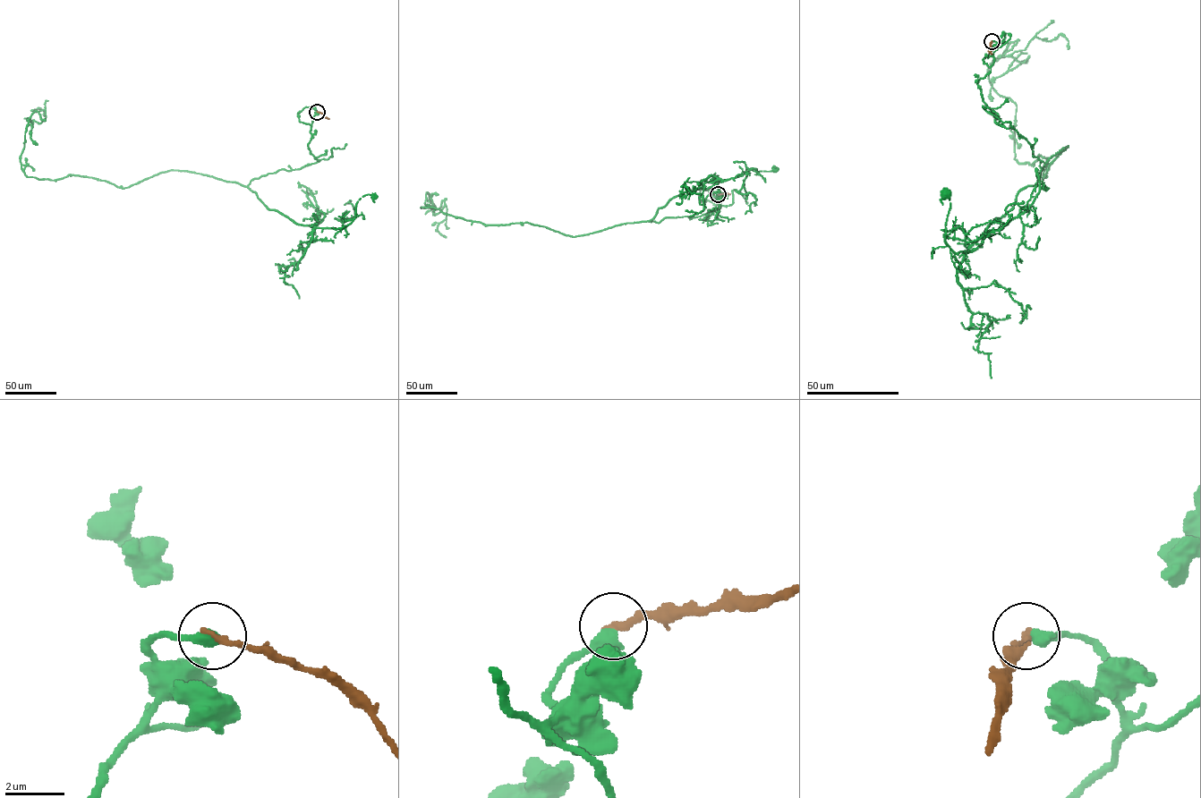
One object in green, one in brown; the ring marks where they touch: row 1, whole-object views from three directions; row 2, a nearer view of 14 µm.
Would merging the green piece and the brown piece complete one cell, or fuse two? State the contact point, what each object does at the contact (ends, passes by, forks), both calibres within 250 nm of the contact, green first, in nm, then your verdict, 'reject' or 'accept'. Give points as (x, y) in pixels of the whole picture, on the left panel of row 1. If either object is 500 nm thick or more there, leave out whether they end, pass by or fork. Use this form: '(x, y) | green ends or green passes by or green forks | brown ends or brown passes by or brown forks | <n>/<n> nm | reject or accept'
(317, 112) | green ends | brown ends | 480/240 nm | reject

